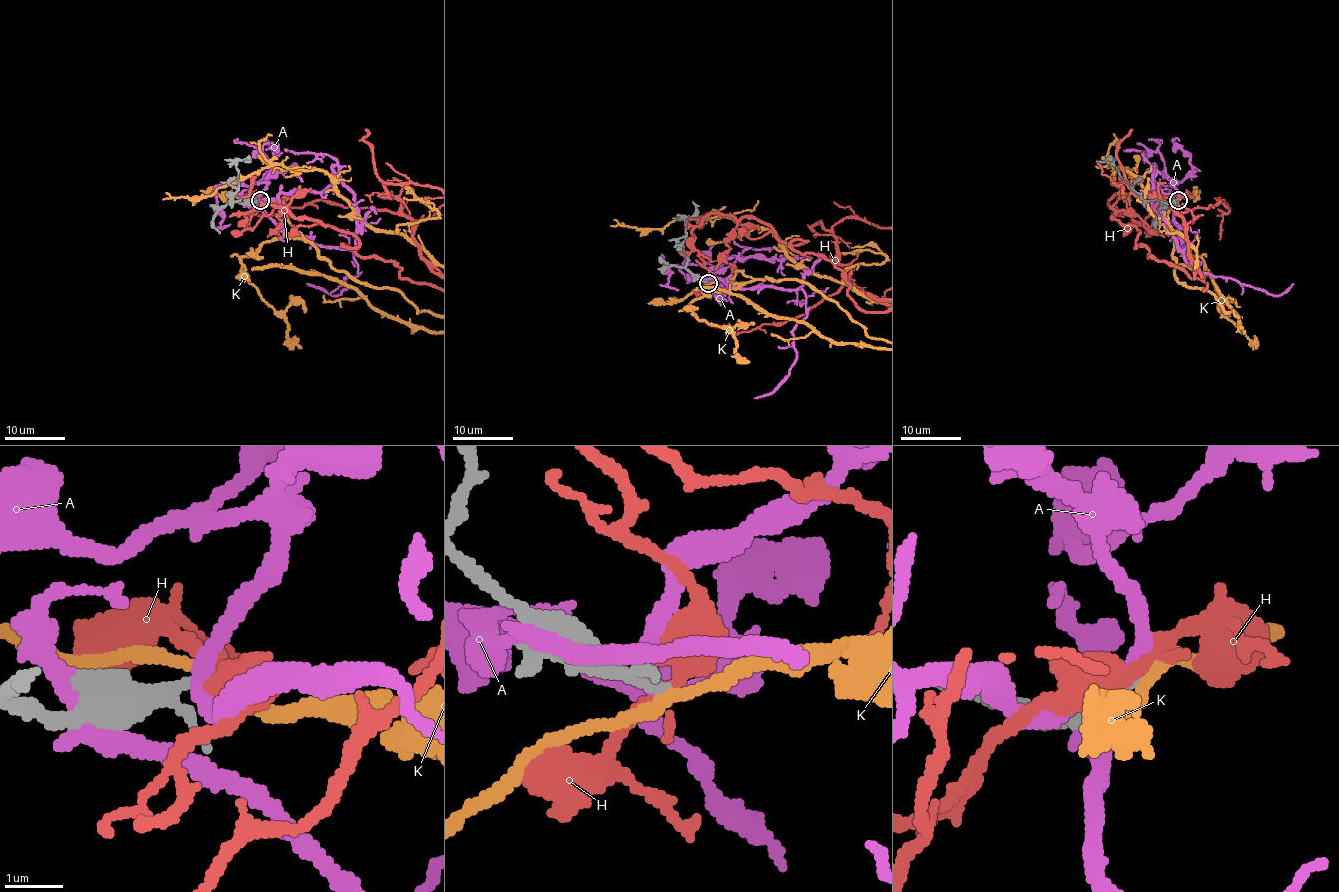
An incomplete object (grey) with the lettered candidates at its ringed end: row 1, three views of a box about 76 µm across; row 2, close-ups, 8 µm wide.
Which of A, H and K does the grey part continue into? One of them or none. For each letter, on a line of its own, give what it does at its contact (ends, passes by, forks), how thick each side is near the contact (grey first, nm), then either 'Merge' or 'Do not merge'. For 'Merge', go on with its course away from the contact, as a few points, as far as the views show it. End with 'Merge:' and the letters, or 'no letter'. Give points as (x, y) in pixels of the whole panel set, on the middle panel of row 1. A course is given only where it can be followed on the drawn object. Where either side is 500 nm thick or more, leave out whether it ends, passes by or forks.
A: It passes by. Thickness 200 nm (grey) against 280 nm. Do not merge
H: It passes by. Thickness 160 nm (grey) against 320 nm. Do not merge
K: It passes by. Thickness 140 nm (grey) against 200 nm. Do not merge
Merge: no letter

